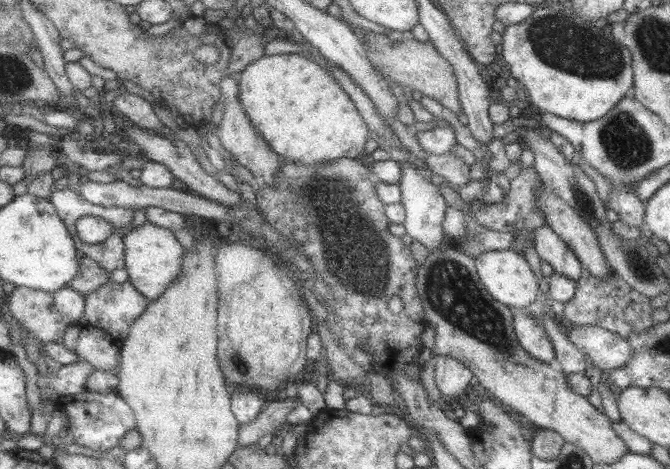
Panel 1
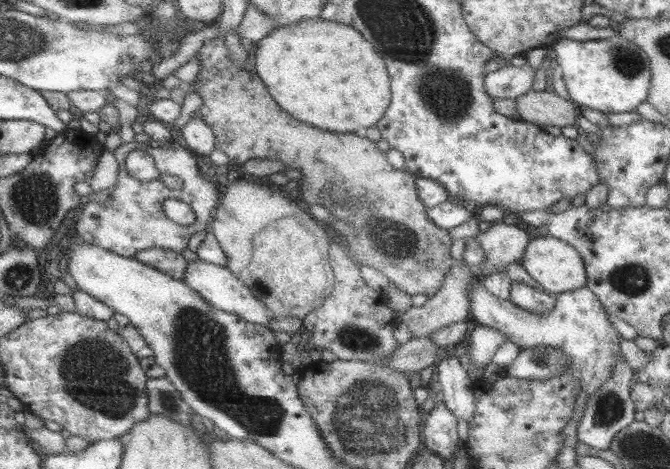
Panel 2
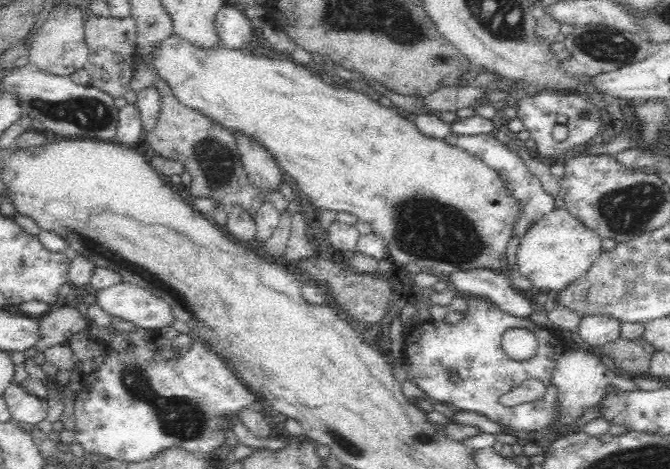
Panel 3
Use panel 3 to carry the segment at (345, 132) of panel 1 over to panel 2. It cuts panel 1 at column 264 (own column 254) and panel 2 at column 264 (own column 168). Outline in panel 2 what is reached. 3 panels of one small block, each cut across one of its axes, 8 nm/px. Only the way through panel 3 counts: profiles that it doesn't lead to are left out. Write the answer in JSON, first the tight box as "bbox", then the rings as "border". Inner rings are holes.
{"bbox":[254,18,393,133],"border":[[[324,18],[305,20],[274,29],[258,43],[254,64],[256,72],[269,86],[278,104],[286,112],[324,130],[338,133],[363,133],[379,125],[393,104],[393,80],[378,48],[356,26]]]}

